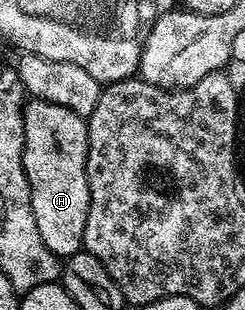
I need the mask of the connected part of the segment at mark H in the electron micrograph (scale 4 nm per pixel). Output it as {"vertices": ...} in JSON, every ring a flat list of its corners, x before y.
{"vertices":[[28,99,23,106,23,173,31,191,31,213,37,222,41,242,55,256,66,258,83,248,83,231,89,210,87,181,87,122,65,106]]}

